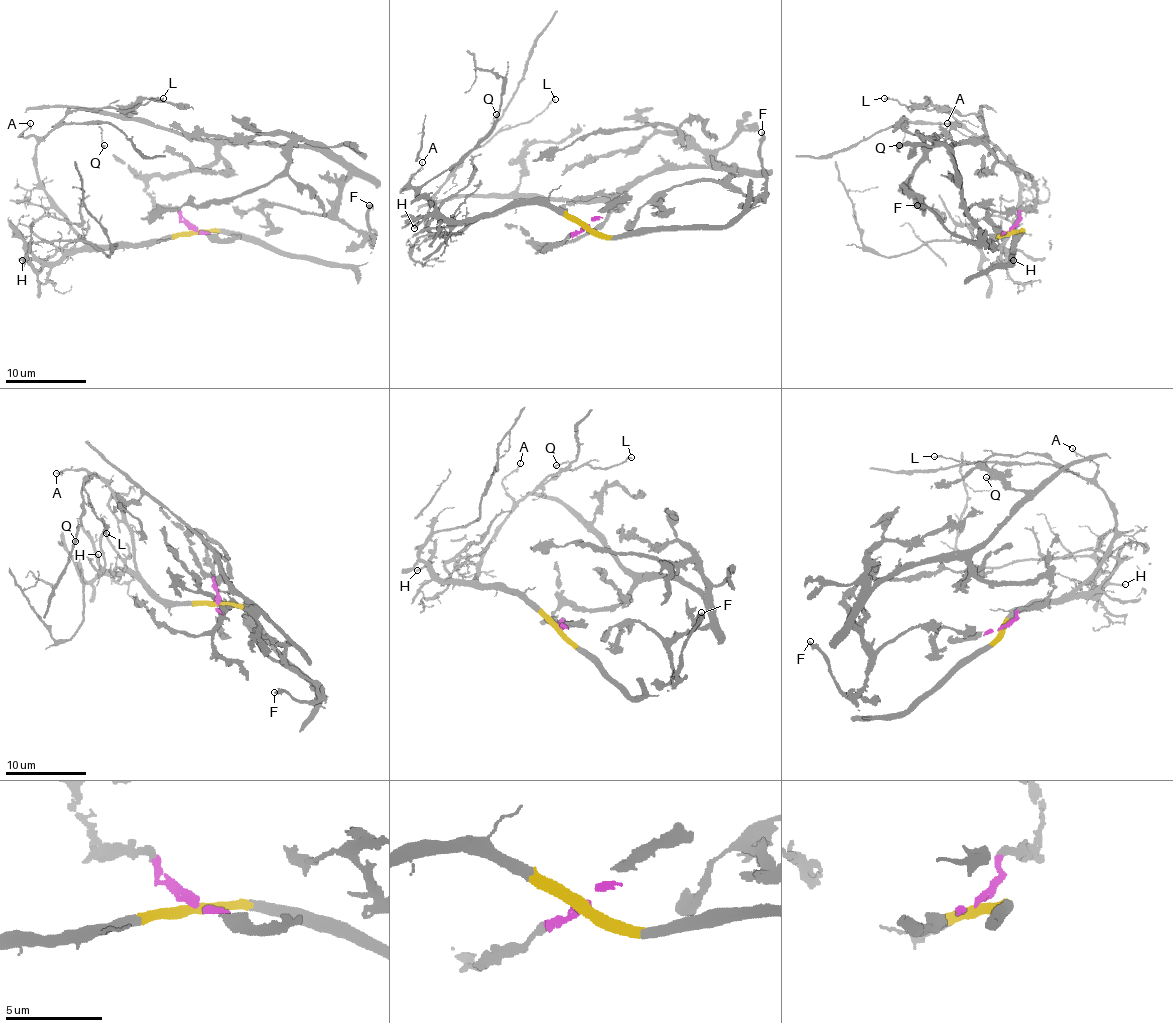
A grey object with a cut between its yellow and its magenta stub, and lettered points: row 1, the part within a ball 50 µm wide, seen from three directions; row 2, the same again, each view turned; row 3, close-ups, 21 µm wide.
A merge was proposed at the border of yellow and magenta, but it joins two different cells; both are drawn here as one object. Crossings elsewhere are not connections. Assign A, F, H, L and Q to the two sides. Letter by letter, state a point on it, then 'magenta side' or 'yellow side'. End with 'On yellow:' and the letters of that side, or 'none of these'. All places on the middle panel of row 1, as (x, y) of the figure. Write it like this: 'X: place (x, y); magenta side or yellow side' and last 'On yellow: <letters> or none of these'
A: place (422, 162); yellow side
F: place (761, 132); magenta side
H: place (414, 228); yellow side
L: place (555, 99); yellow side
Q: place (496, 114); yellow side
On yellow: A, H, L, Q

